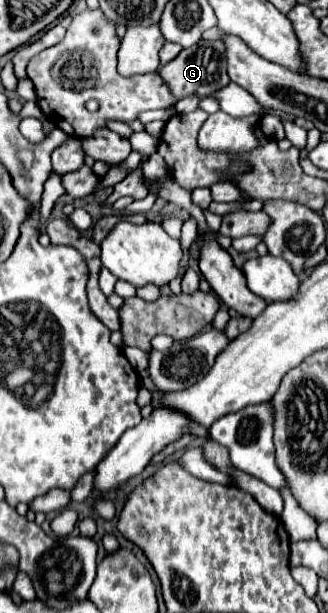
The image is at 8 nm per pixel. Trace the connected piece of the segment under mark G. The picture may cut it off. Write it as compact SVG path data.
M199 41L197 45L183 49L173 61L159 65L157 73L167 83L171 95L177 101L191 95L205 99L209 93L215 93L229 83L229 77L225 73L225 47L221 45L221 41Z

